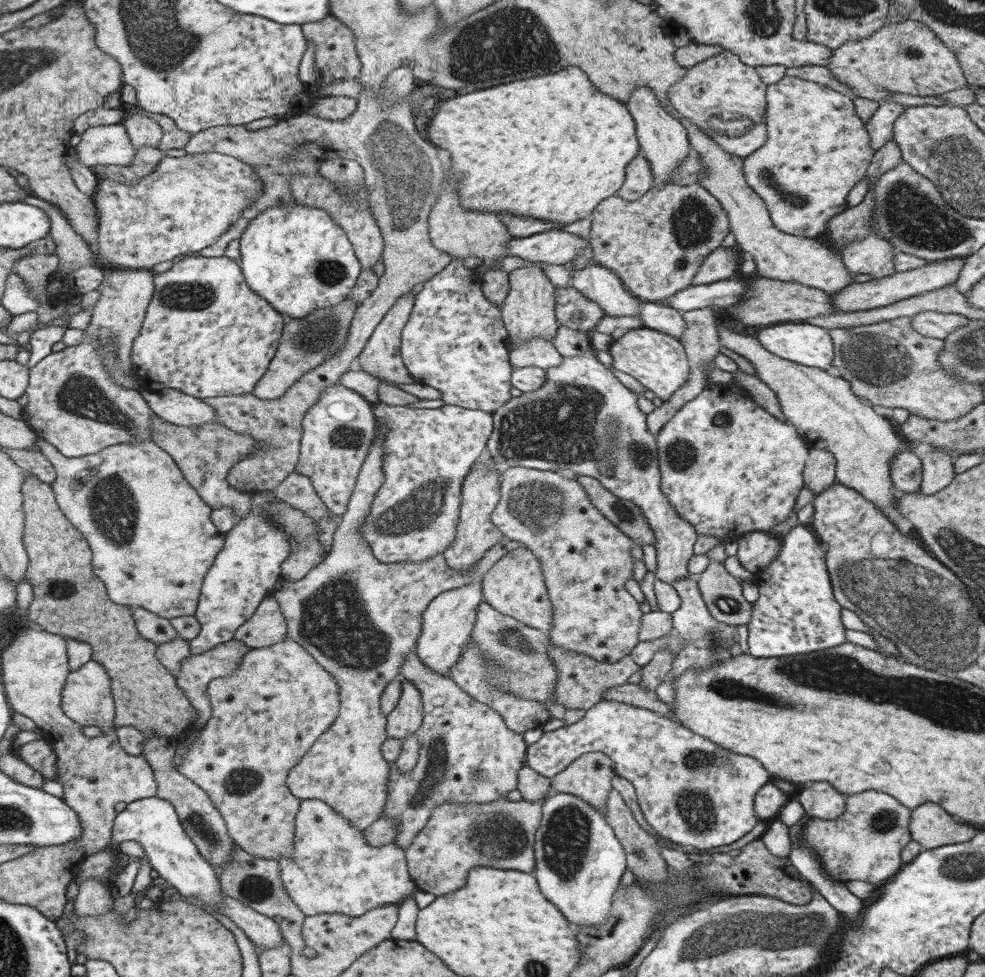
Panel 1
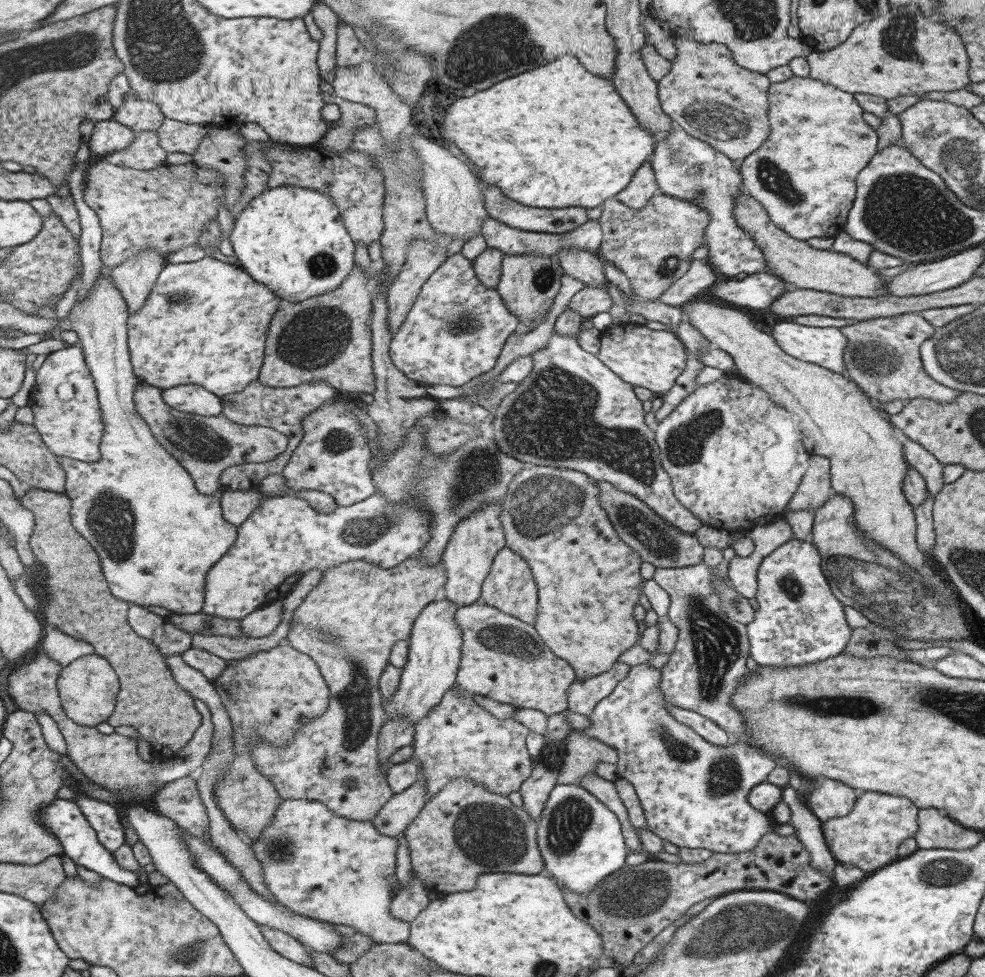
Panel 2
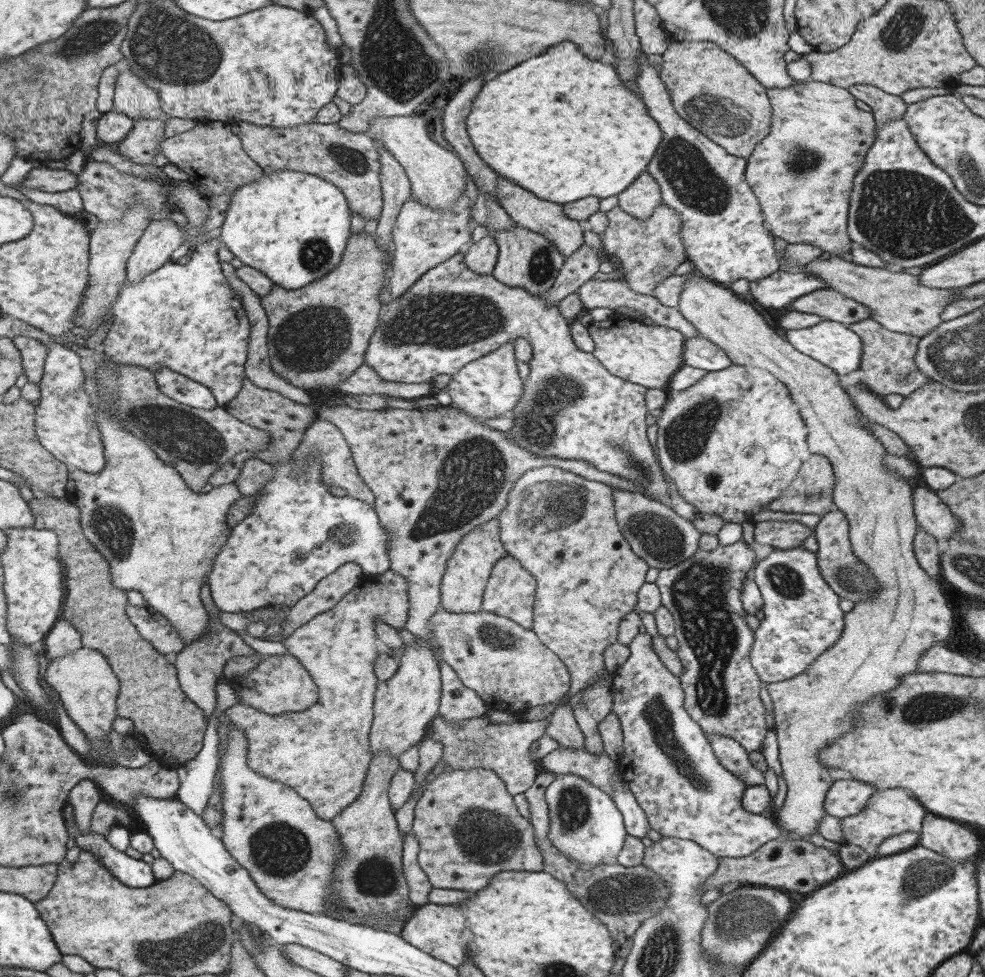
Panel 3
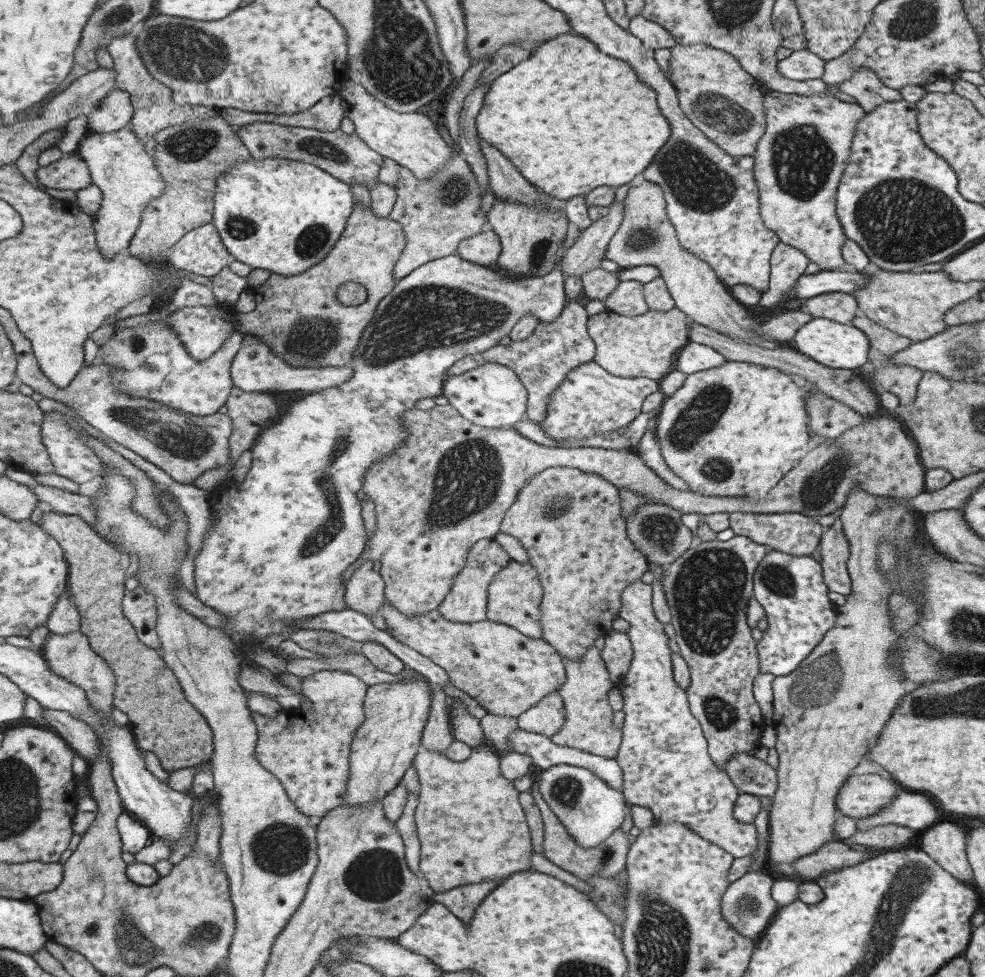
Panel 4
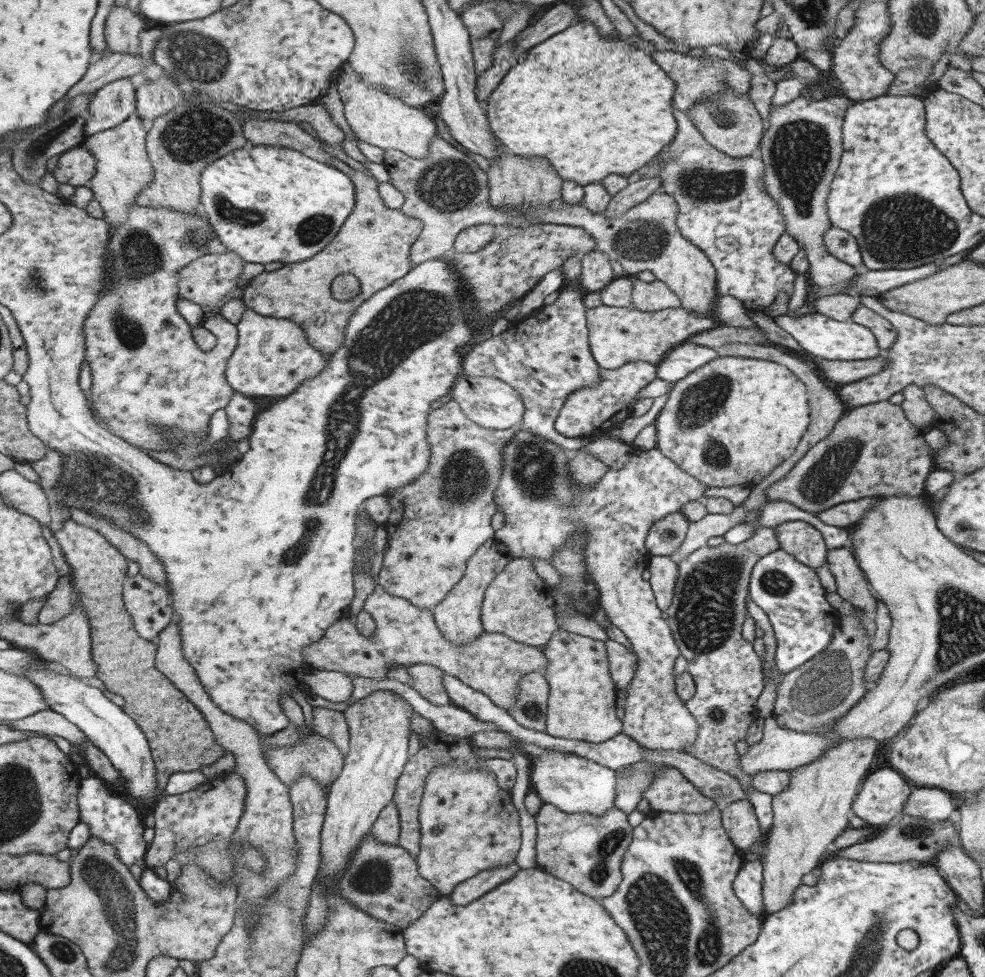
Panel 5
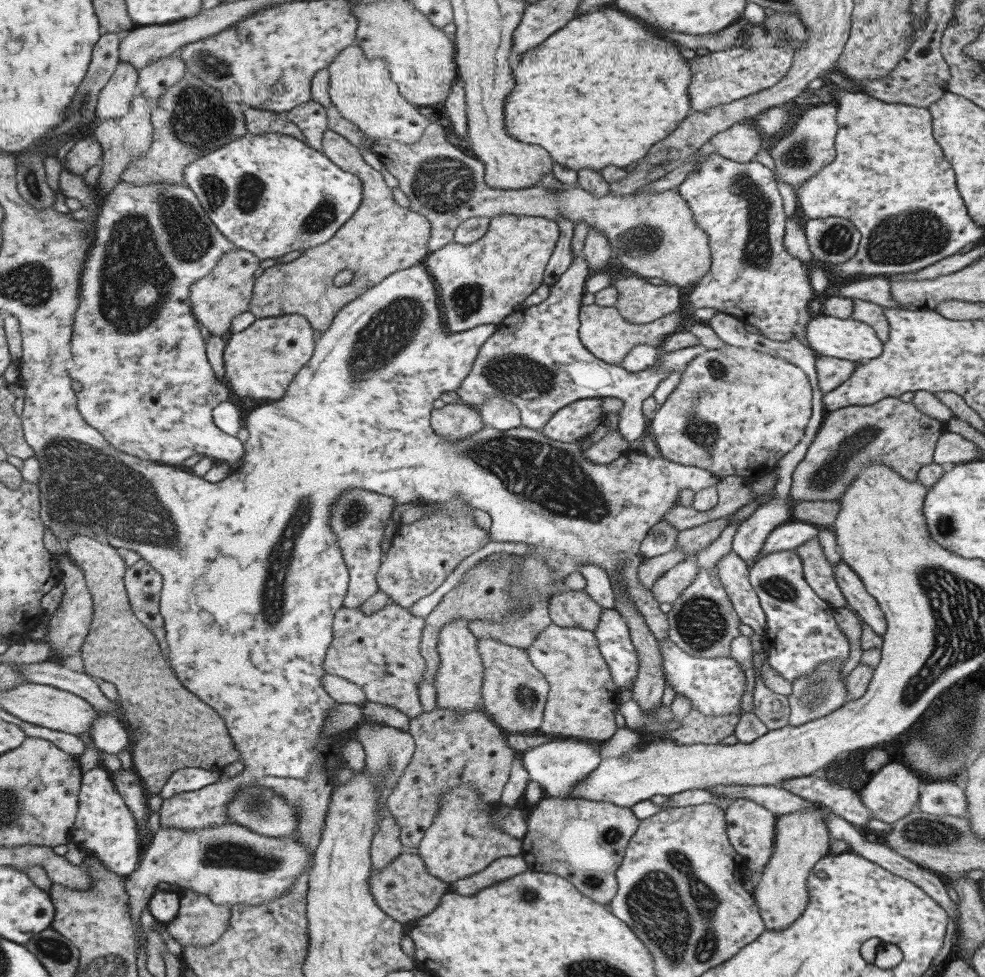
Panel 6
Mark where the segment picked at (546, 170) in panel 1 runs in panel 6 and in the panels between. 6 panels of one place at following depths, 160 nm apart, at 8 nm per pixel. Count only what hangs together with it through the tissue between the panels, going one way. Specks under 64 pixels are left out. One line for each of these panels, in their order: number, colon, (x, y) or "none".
2: (556, 136)
3: (561, 126)
4: (568, 126)
5: (593, 105)
6: (629, 92)

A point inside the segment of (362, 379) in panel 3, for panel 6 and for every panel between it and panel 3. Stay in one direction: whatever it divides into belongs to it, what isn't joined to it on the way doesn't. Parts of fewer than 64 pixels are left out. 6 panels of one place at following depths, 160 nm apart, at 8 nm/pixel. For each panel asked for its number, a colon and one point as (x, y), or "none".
4: (256, 367)
5: (273, 357)
6: (261, 361)

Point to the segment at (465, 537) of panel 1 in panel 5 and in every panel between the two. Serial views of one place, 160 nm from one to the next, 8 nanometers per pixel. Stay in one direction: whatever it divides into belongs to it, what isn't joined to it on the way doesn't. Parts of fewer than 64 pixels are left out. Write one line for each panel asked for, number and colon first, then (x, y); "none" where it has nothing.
2: (475, 540)
3: (466, 571)
4: (465, 602)
5: (458, 615)

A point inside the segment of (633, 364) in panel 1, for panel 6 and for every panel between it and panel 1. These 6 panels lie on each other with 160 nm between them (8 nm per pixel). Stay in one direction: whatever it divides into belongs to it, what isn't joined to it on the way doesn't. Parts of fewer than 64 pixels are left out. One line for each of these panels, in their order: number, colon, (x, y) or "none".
2: (653, 359)
3: (648, 355)
4: (645, 345)
5: (616, 336)
6: (603, 332)

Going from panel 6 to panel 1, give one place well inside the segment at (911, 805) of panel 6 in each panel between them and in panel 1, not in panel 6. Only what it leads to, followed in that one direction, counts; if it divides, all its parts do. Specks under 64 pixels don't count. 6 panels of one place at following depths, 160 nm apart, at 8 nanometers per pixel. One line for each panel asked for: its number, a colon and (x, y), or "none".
1: (819, 799)
2: (828, 799)
3: (844, 798)
4: (861, 796)
5: (881, 796)

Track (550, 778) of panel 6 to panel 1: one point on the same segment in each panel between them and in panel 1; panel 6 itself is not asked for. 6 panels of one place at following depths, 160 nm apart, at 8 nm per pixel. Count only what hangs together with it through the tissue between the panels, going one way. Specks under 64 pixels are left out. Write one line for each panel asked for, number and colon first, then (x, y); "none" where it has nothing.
1: (578, 862)
2: (579, 839)
3: (584, 825)
4: (590, 811)
5: (570, 783)

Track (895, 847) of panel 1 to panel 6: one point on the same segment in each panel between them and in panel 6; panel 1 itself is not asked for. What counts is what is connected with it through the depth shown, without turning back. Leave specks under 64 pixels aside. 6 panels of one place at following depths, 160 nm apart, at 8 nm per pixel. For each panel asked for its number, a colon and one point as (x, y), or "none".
2: (867, 838)
3: (887, 812)
4: (910, 809)
5: (927, 803)
6: (937, 798)

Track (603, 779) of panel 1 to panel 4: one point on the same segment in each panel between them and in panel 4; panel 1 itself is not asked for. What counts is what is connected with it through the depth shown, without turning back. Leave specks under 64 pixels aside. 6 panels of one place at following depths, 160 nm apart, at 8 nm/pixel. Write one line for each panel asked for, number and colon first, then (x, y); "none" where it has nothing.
2: (581, 754)
3: (561, 727)
4: (546, 717)

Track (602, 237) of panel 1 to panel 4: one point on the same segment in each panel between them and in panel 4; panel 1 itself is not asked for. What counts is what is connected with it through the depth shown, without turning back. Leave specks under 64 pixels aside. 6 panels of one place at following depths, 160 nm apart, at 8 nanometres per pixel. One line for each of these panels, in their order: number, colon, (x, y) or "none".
2: (652, 246)
3: (648, 251)
4: (626, 299)

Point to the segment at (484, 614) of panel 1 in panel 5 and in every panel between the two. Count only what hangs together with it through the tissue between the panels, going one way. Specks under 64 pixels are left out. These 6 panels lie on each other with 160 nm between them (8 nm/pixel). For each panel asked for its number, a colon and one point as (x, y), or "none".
2: (502, 658)
3: (511, 670)
4: (506, 672)
5: (492, 664)

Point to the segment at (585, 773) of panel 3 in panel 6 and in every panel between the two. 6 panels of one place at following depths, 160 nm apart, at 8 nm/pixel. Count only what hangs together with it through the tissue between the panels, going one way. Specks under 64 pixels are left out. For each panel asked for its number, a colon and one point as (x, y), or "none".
4: (587, 726)
5: (581, 704)
6: (581, 699)

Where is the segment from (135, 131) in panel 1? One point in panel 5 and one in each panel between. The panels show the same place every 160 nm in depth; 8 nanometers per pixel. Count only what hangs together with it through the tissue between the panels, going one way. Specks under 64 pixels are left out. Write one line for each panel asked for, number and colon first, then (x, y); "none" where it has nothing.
2: (140, 115)
3: (134, 97)
4: (133, 75)
5: (124, 25)

